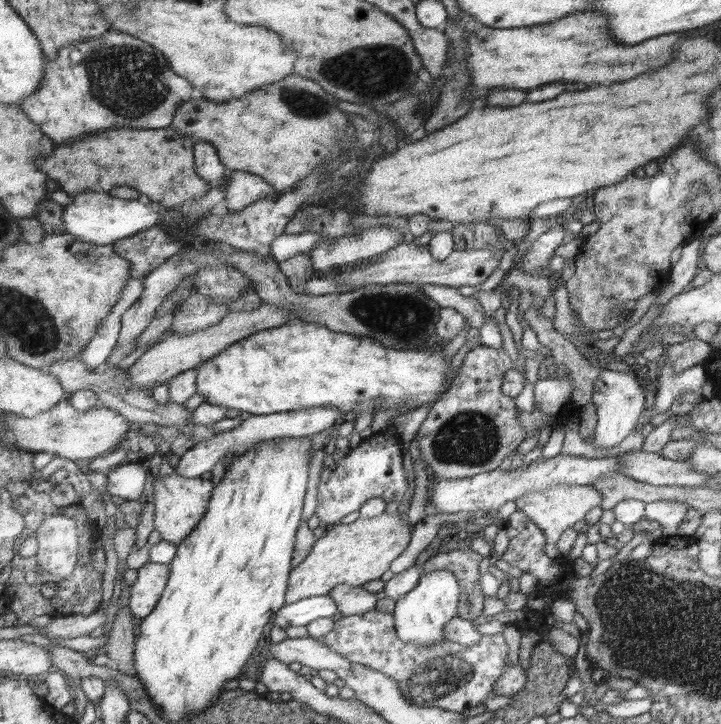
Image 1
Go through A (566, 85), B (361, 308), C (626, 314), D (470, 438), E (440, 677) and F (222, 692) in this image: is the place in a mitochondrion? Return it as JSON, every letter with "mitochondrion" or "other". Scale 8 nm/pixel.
{"A":"other","B":"mitochondrion","C":"other","D":"mitochondrion","E":"mitochondrion","F":"other"}

